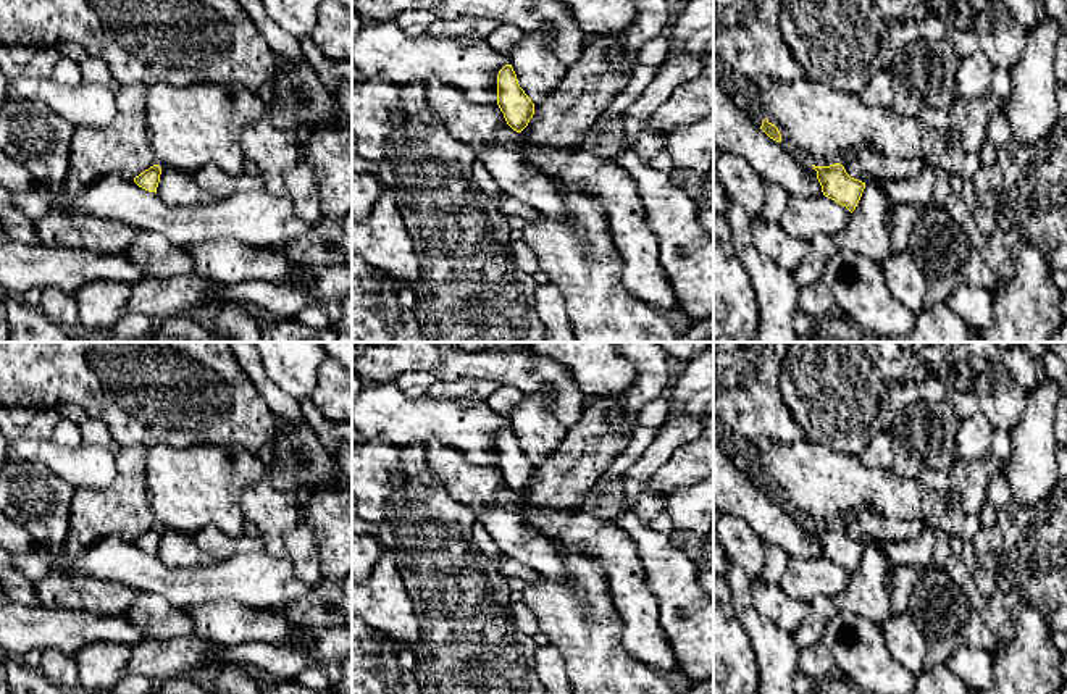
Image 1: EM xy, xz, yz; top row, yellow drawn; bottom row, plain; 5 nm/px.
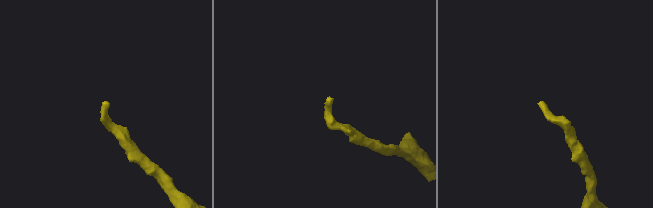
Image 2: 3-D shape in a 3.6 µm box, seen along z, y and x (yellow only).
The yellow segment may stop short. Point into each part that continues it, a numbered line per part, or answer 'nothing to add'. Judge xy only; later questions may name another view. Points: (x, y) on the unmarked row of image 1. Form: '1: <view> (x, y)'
nothing to add

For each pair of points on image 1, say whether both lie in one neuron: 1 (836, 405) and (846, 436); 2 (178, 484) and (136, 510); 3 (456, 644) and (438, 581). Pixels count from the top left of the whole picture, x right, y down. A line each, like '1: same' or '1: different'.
1: same
2: different
3: same

